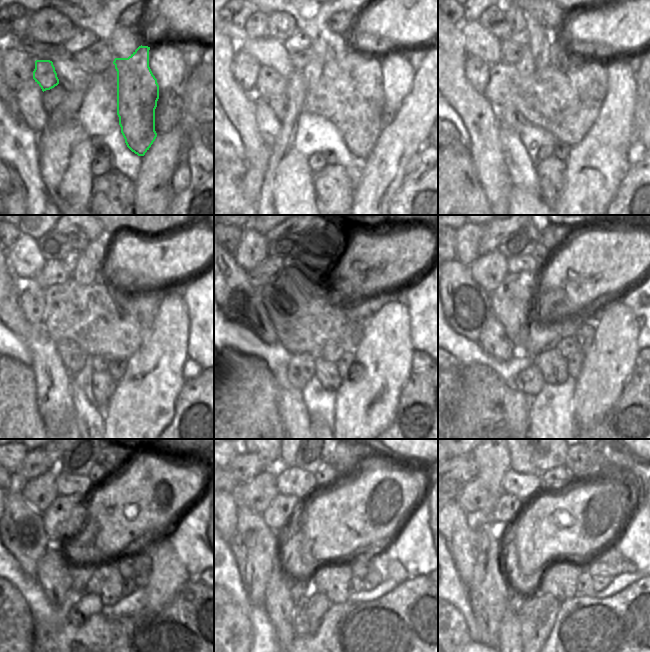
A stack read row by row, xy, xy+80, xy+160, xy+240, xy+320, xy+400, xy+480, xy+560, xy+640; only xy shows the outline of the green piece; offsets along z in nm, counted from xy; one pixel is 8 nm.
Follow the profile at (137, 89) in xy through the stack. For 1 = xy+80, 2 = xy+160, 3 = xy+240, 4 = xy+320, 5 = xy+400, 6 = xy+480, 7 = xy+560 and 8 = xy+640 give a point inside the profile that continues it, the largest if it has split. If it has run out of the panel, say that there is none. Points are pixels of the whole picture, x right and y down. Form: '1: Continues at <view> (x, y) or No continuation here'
1: Continues at xy+80 (349, 93)
2: Continues at xy+160 (566, 104)
3: Continues at xy+240 (105, 321)
4: Continues at xy+320 (307, 319)
5: Continues at xy+400 (510, 301)
6: Continues at xy+480 (65, 516)
7: Continues at xy+560 (279, 513)
8: Continues at xy+640 (508, 507).

